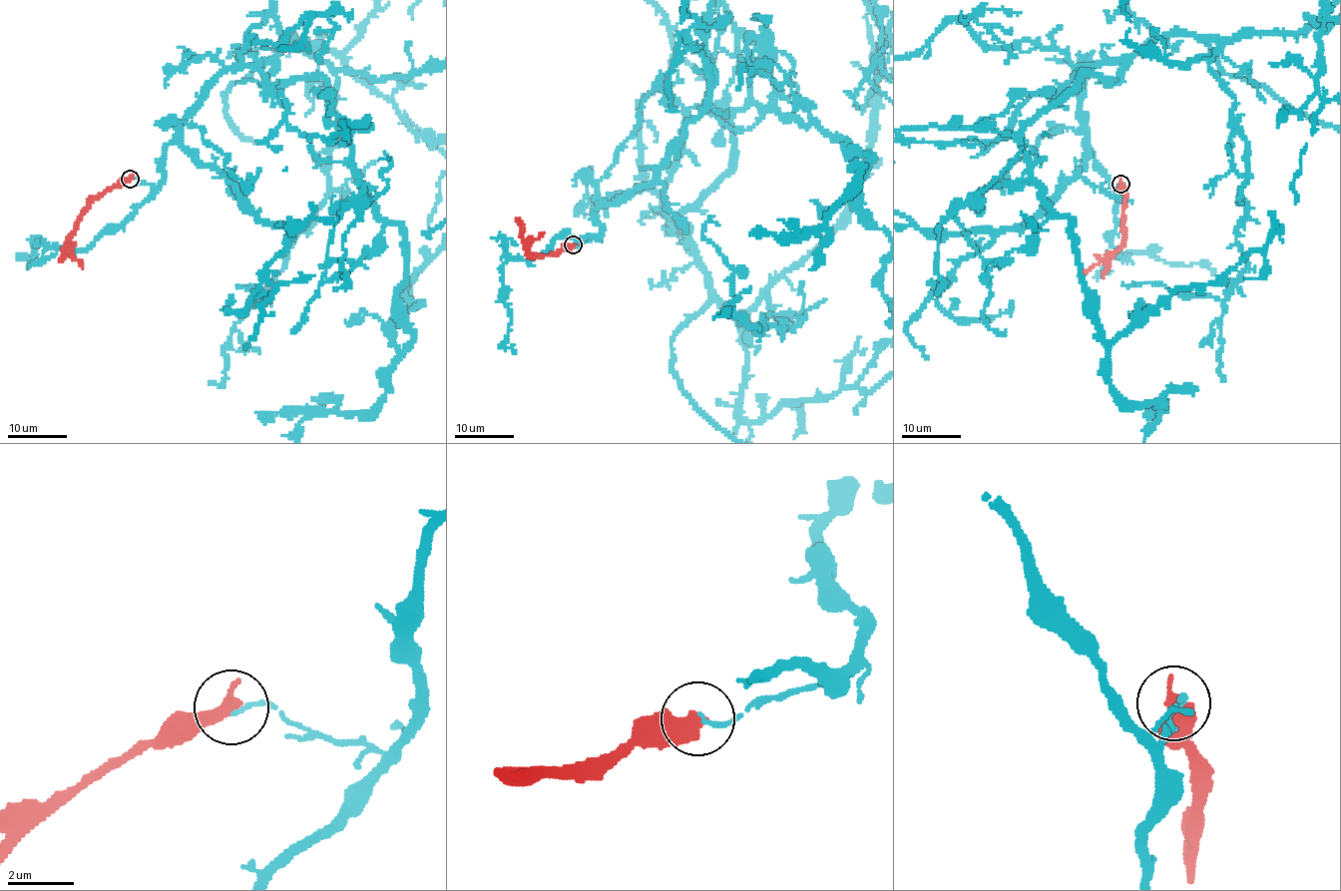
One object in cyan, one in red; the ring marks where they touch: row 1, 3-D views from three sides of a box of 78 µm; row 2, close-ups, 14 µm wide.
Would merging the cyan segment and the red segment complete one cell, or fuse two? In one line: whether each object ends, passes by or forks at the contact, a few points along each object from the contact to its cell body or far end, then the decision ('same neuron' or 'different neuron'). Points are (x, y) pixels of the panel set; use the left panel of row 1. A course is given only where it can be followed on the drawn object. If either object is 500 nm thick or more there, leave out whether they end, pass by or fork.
red via (130, 179), (120, 181), (99, 196), (83, 213), (63, 249), (65, 256), (61, 260) | different neuron

